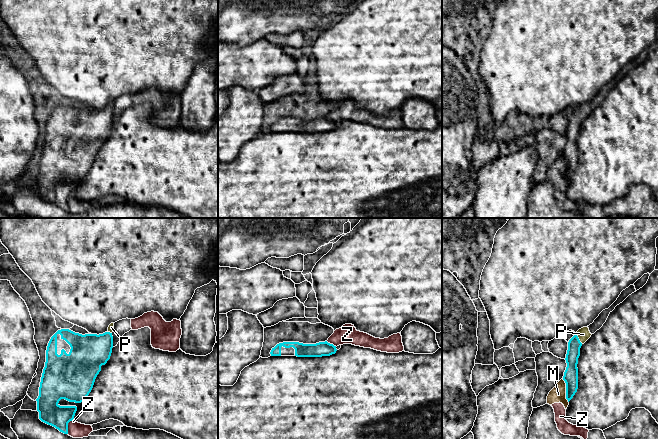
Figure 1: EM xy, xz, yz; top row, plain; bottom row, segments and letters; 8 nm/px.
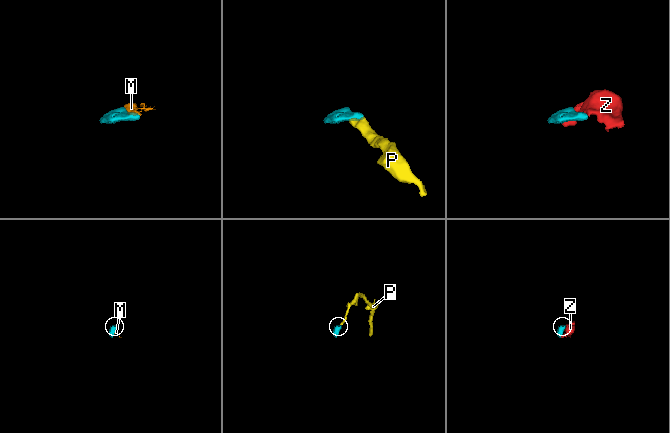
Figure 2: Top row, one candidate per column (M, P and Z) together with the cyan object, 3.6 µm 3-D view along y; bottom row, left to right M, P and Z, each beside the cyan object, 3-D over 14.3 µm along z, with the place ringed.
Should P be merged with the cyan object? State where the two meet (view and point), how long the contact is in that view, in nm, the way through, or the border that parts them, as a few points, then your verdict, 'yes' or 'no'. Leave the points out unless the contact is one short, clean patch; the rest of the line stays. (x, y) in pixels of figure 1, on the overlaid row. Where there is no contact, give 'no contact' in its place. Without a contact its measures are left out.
meets cyan in yz at (578, 338); contact 110 nm long; runs through yz (574, 344), (578, 338), (583, 334); yes

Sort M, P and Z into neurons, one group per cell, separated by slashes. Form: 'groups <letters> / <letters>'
groups M Z / P

